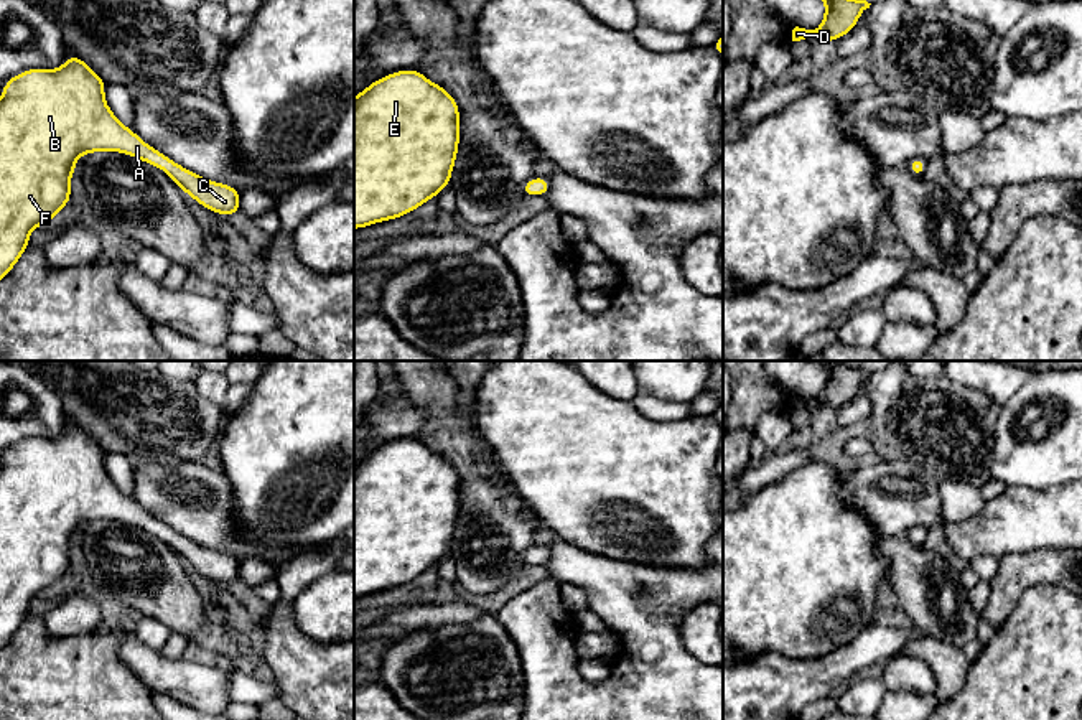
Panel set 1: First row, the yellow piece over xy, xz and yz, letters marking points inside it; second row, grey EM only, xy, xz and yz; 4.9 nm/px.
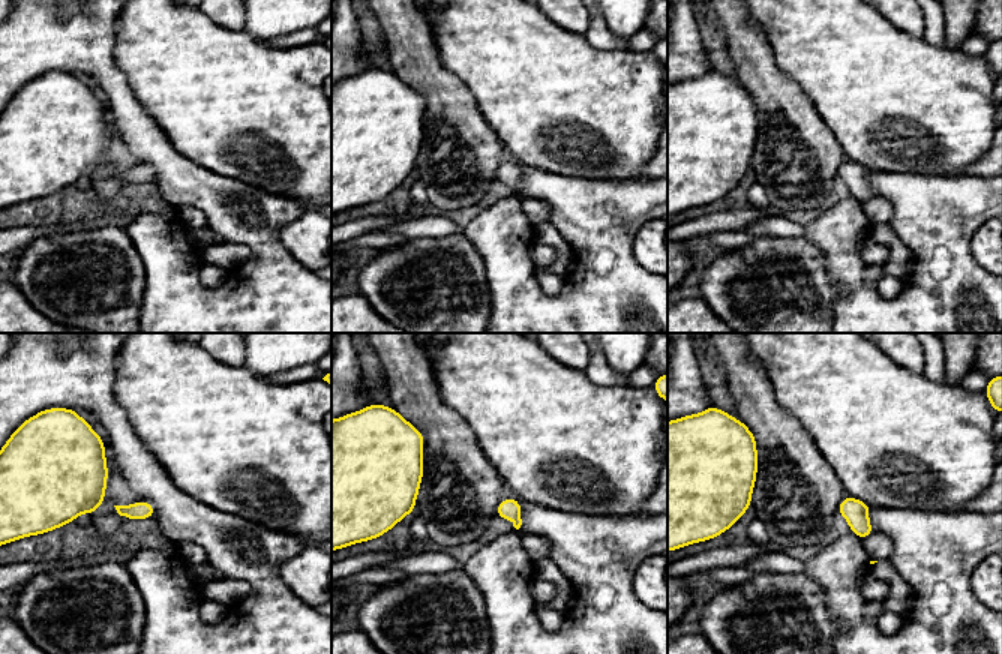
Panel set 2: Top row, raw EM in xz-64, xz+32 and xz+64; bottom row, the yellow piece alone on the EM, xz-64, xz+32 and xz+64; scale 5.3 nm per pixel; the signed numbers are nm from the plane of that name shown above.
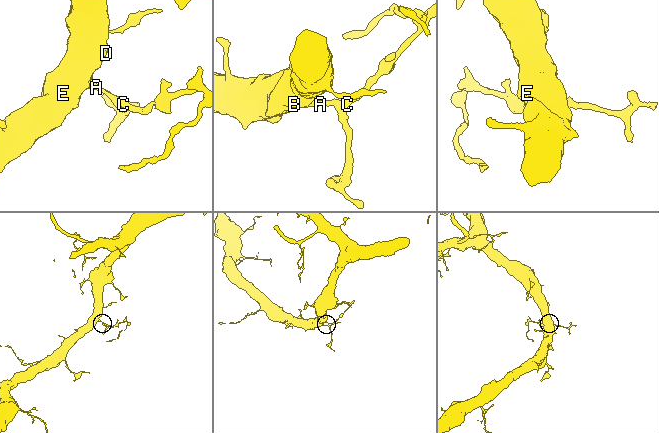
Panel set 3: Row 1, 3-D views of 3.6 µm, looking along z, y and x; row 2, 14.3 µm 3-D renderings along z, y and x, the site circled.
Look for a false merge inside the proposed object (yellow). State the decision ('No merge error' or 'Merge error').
No merge error

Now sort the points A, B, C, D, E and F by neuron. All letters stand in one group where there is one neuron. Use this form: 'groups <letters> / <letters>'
groups A B C D E F

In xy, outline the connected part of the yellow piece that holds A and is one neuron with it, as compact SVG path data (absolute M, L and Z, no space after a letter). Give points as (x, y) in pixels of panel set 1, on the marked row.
M74 54L56 69L26 69L3 84L0 97L0 280L10 274L30 244L35 227L53 222L71 201L71 176L77 158L94 152L119 152L163 170L203 208L231 217L240 211L240 191L206 180L170 160L125 127L105 102L105 81Z

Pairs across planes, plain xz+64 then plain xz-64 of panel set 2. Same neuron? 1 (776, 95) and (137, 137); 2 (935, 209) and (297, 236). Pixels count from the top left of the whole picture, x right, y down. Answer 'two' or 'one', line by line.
1: two
2: two

